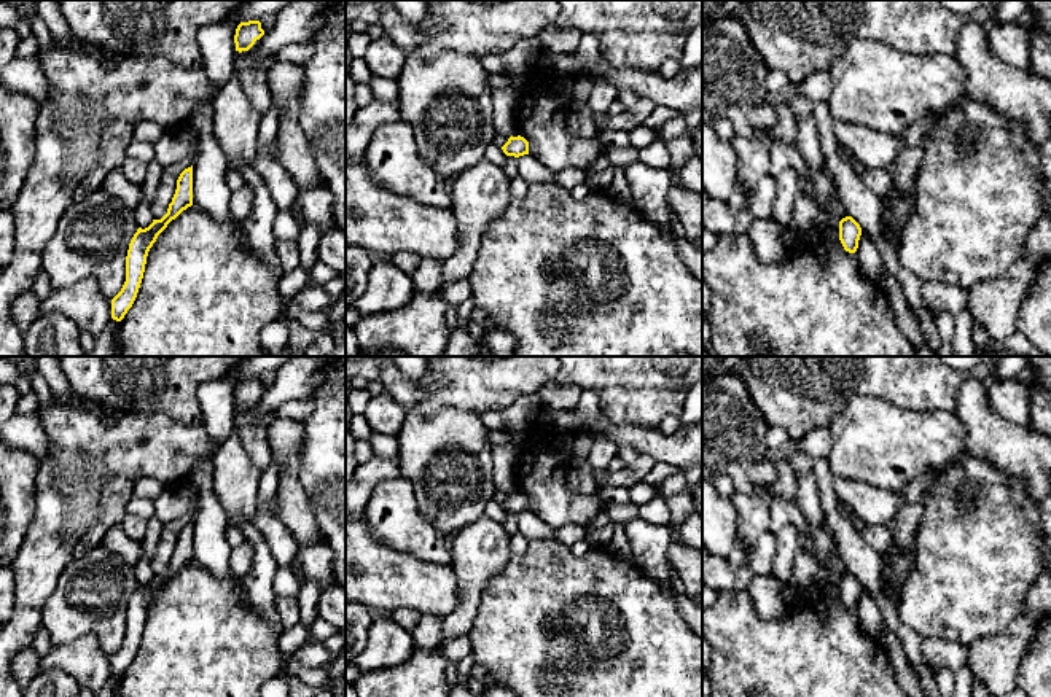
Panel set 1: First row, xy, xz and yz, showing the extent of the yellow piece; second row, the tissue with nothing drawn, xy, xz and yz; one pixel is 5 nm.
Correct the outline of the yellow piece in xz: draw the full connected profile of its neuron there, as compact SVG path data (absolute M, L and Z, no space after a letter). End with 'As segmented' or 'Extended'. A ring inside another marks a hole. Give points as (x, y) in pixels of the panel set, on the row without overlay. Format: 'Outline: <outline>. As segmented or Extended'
Outline: M511 492L508 498L502 503L502 506L506 512L519 514L529 511L529 498L521 492Z. As segmented

